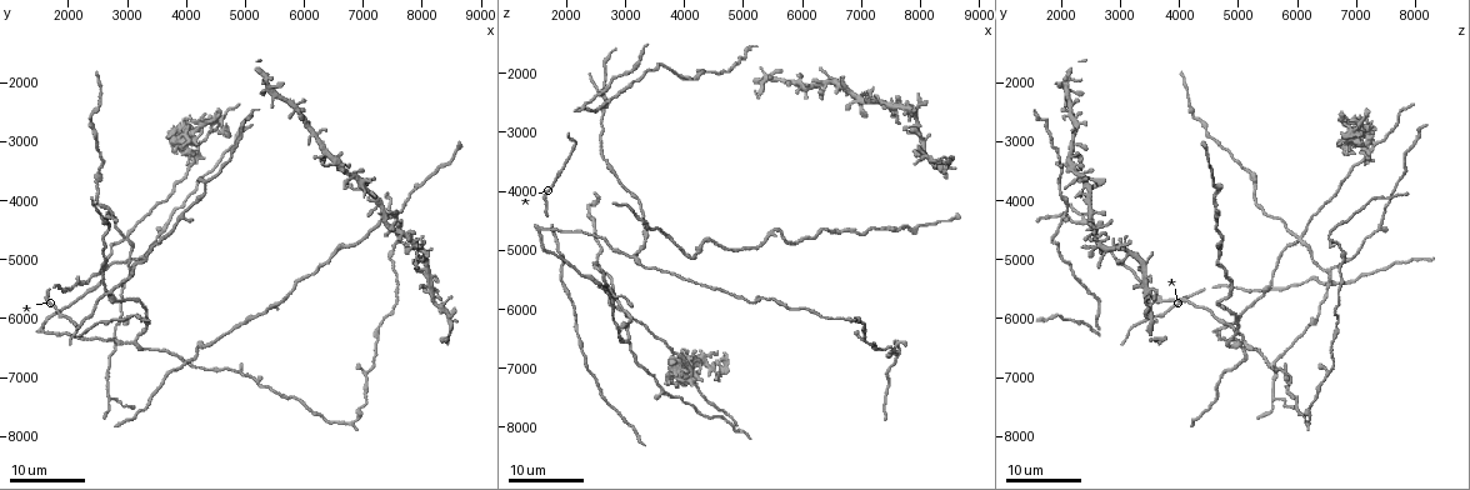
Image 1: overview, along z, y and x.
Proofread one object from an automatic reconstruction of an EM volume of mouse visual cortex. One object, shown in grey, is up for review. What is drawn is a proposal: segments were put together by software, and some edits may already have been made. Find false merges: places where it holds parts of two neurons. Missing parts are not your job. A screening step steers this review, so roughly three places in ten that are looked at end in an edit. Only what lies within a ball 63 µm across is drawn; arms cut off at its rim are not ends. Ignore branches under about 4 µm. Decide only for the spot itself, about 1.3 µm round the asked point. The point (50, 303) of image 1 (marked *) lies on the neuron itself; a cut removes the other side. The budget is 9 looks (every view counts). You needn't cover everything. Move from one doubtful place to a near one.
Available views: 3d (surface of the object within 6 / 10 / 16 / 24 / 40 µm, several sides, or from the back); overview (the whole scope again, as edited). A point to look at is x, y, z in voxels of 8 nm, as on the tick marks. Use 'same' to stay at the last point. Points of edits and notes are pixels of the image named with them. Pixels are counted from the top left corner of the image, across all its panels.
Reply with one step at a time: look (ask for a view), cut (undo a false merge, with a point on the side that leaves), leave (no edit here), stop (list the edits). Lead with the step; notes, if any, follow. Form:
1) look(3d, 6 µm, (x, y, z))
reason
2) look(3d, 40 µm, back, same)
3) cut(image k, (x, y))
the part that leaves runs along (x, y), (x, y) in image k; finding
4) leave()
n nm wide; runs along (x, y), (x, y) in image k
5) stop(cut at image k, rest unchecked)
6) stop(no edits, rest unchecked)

look(3d, 16 µm, (1950, 5550, 5150))
arms part here

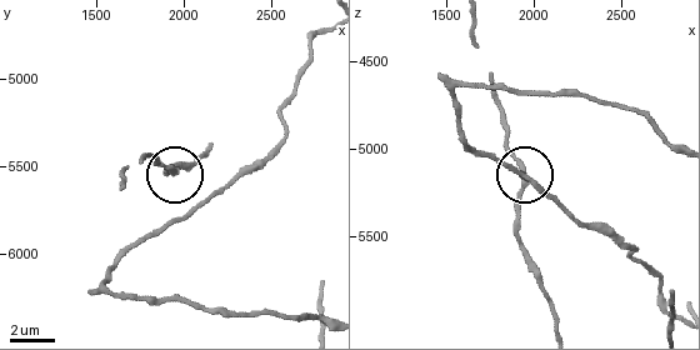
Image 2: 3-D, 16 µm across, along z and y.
look(3d, 10 µm, (1960, 5540, 5200))

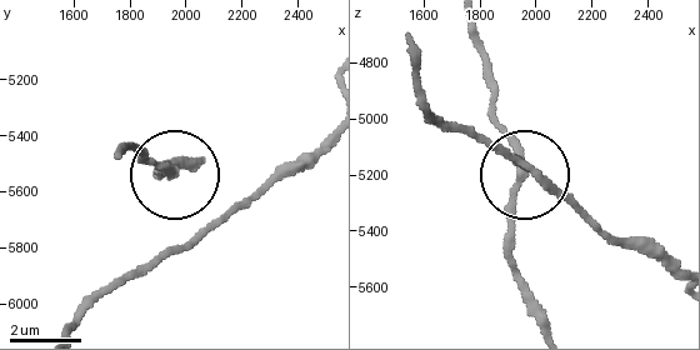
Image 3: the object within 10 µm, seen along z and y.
leave()
170 nm wide; runs along (466, 21), (520, 183), (511, 260) in image 3; all the same neuron

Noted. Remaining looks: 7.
look(3d, 24 µm, (2950, 4700, 6050))
looks like a crossing

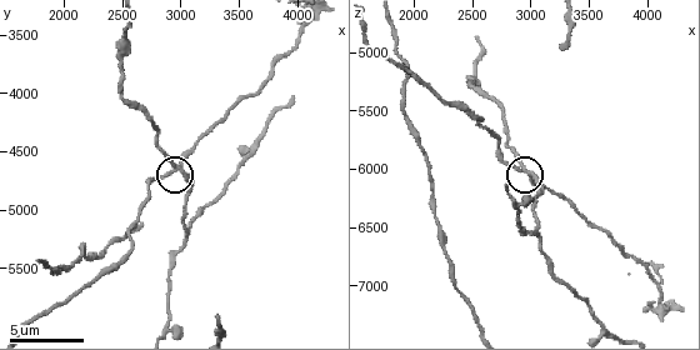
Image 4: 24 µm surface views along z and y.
look(3d, 6 µm, (3000, 4640, 6060))

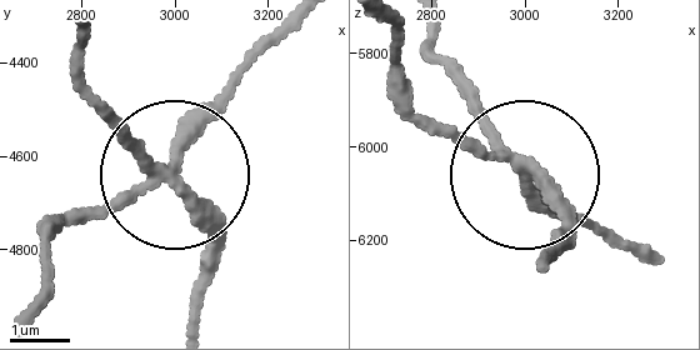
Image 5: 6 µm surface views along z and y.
leave()
230 nm wide; continuous, no second neuron

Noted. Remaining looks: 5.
look(3d, 16 µm, (2520, 5420, 5540))

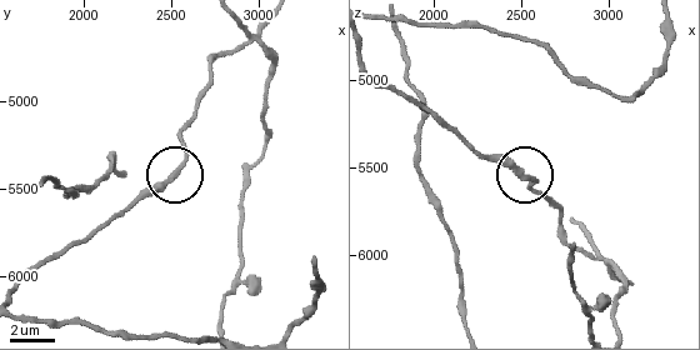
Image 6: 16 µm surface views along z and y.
leave()
runs along (393, 25), (420, 109), (545, 193) in image 6; one neuron here

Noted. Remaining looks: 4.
look(3d, 16 µm, (3950, 4200, 2100))
sudden change in width

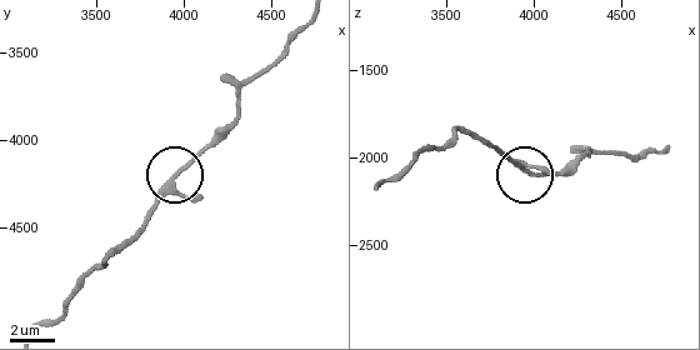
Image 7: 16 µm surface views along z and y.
look(3d, 6 µm, (3920, 4240, 2060))

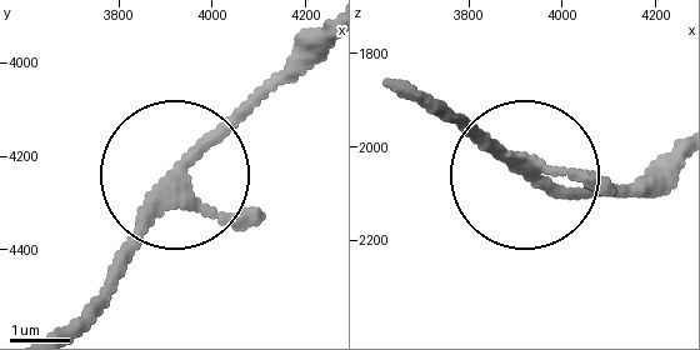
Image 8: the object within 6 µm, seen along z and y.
leave()
200 nm wide; runs along (75, 316), (134, 226), (309, 53) in image 8; continuous, no second neuron

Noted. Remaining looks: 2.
stop(no edits, rest unchecked)

